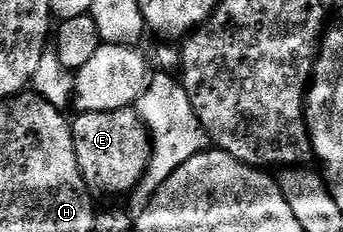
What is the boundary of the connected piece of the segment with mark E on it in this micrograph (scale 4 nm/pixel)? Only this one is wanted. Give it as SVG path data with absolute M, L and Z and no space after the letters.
M129 107L104 110L100 113L79 112L73 117L70 129L72 130L72 142L76 142L76 162L80 162L80 174L88 186L90 195L95 198L101 198L101 196L128 197L142 178L141 171L133 172L130 169L130 159L135 156L140 162L145 161L148 156L148 141L150 140L150 132L135 109Z

